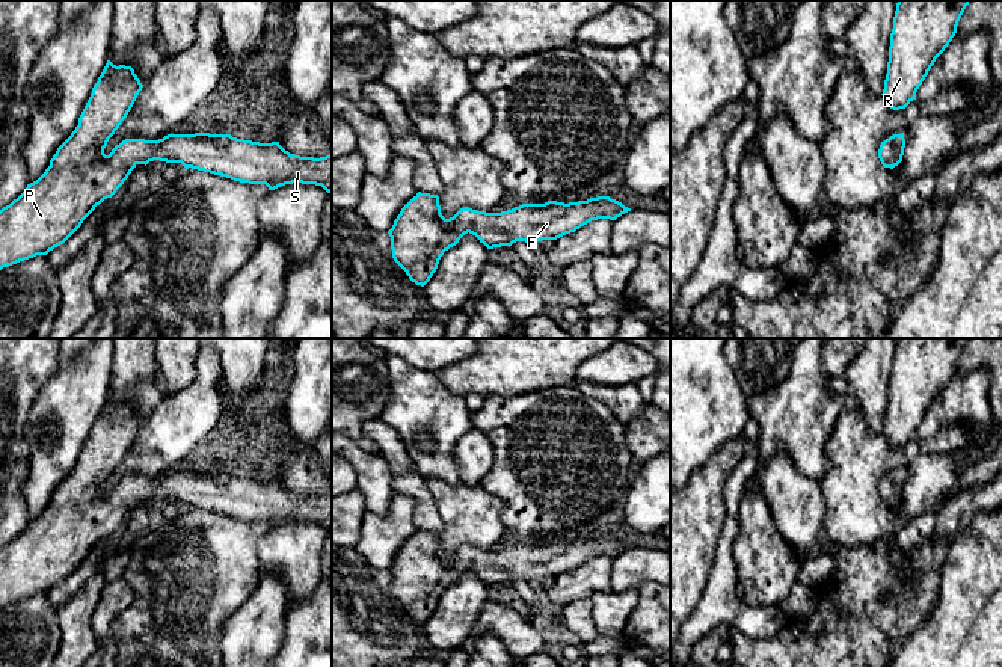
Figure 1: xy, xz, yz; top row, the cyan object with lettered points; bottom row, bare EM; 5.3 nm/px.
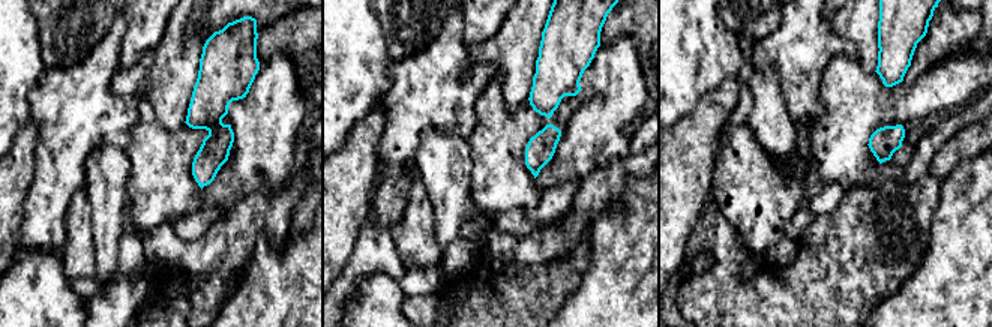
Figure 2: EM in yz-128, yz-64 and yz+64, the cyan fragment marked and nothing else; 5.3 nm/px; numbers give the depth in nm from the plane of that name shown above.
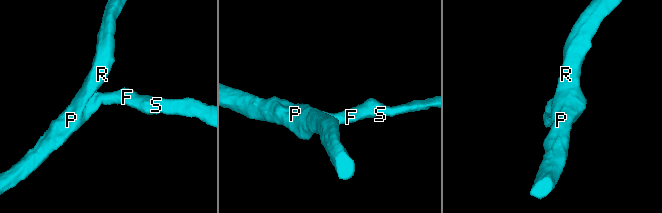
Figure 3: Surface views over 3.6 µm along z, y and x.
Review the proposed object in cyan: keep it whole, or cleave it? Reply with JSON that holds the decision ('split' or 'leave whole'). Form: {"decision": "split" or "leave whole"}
{"decision": "leave whole"}

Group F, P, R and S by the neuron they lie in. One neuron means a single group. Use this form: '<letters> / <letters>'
F P R S

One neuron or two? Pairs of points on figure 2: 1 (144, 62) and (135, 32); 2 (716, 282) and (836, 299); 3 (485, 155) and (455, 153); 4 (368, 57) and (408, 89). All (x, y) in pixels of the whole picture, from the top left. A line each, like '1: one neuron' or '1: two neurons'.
1: two neurons
2: one neuron
3: two neurons
4: two neurons

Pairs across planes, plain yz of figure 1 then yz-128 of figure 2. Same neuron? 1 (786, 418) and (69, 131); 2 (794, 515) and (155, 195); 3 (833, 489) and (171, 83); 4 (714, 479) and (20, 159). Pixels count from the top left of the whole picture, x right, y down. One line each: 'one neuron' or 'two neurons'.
1: one neuron
2: two neurons
3: two neurons
4: one neuron

